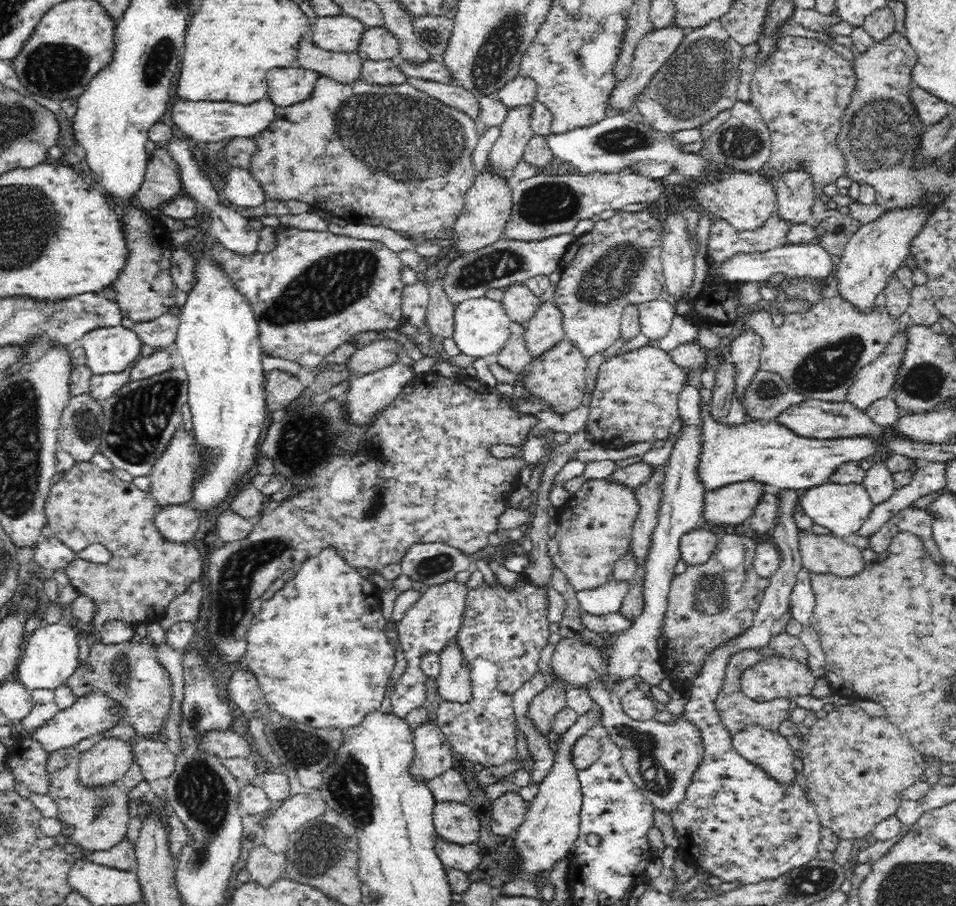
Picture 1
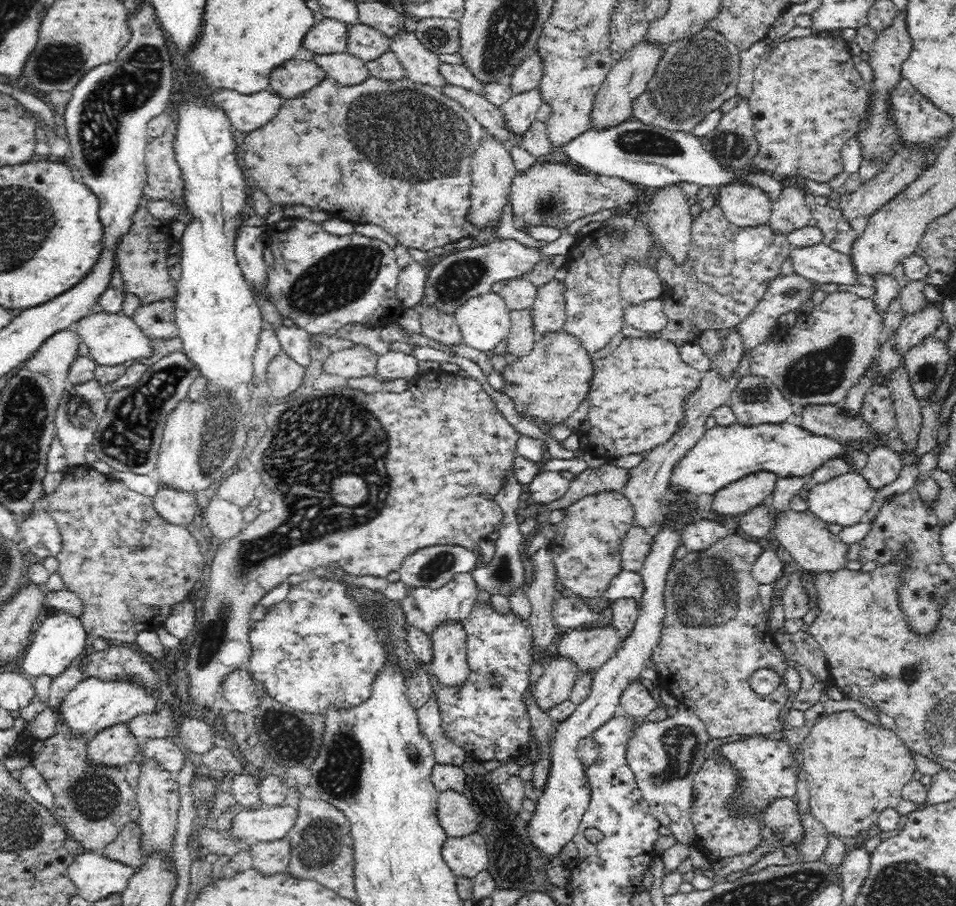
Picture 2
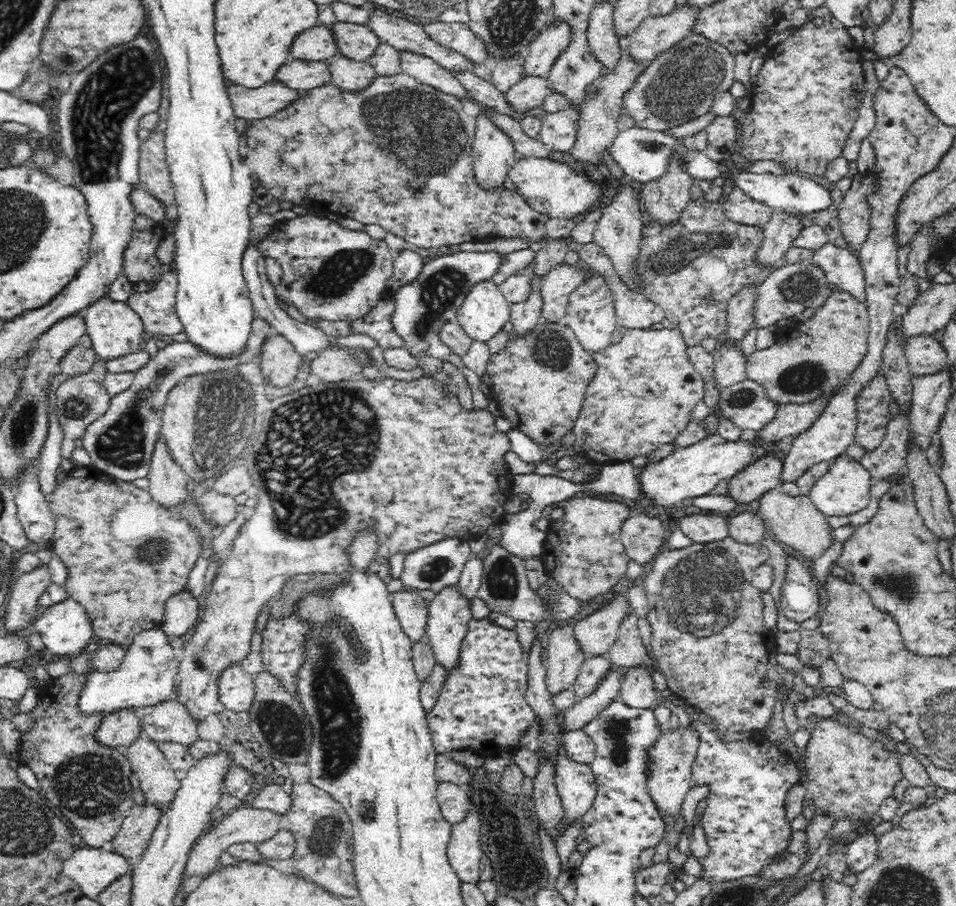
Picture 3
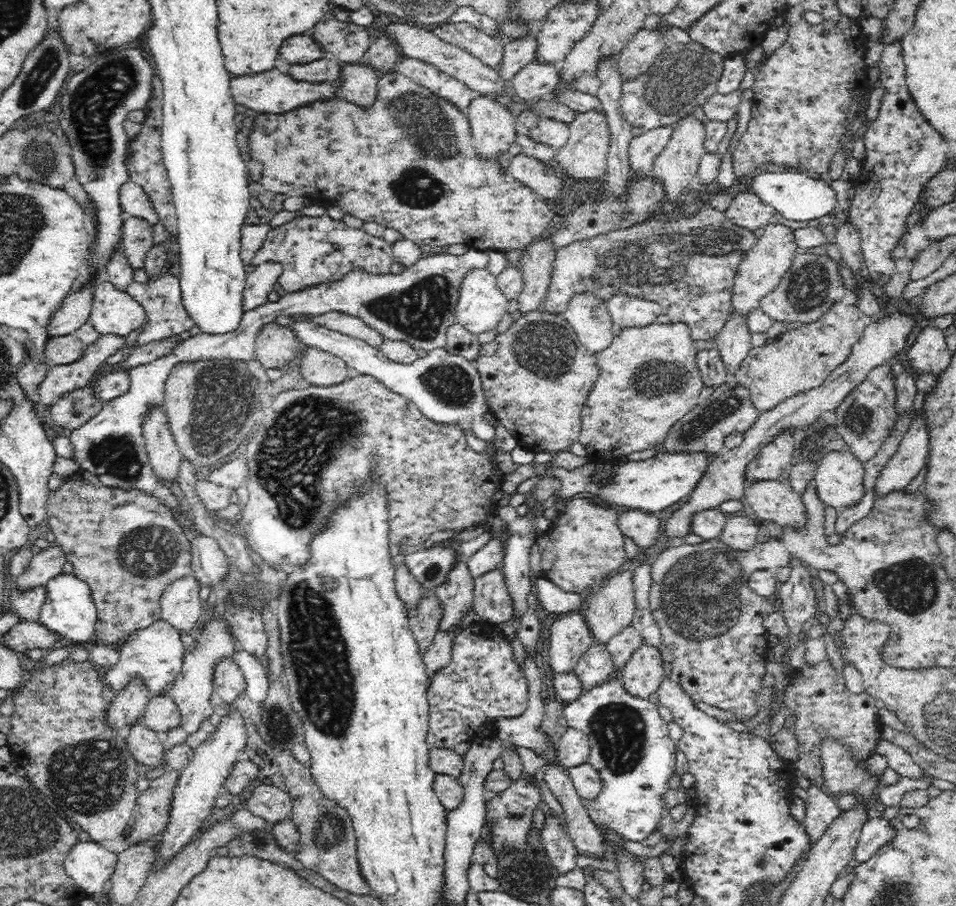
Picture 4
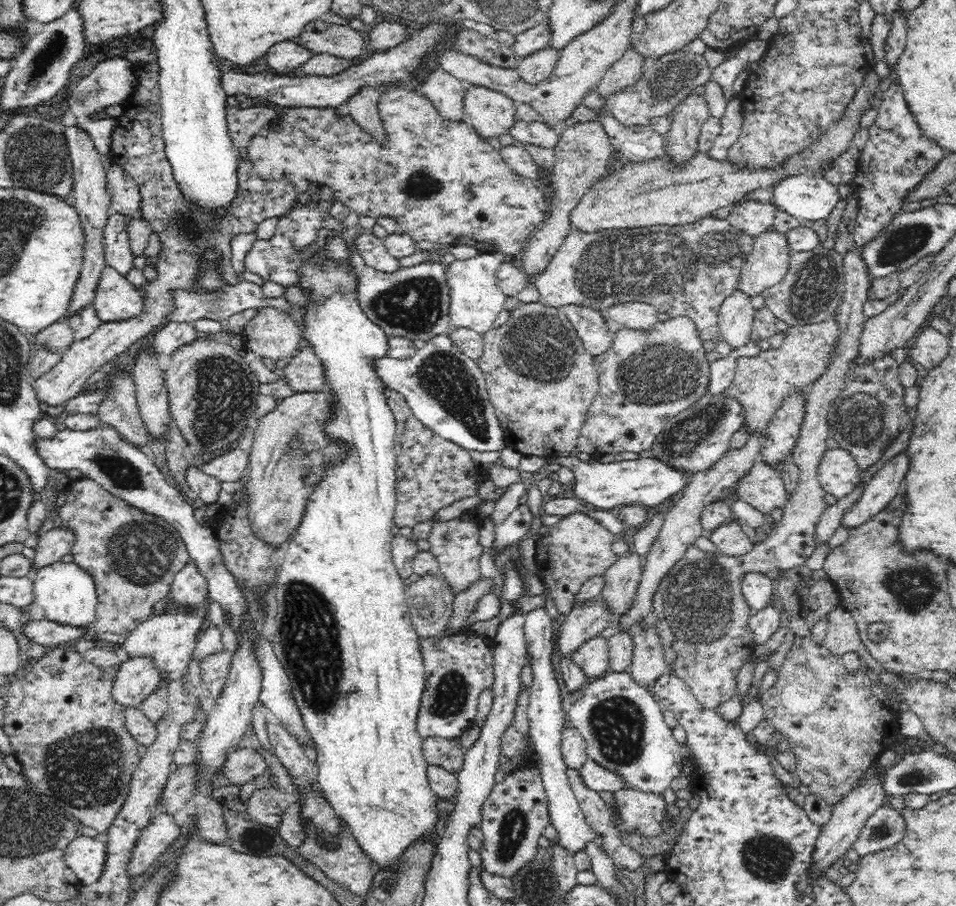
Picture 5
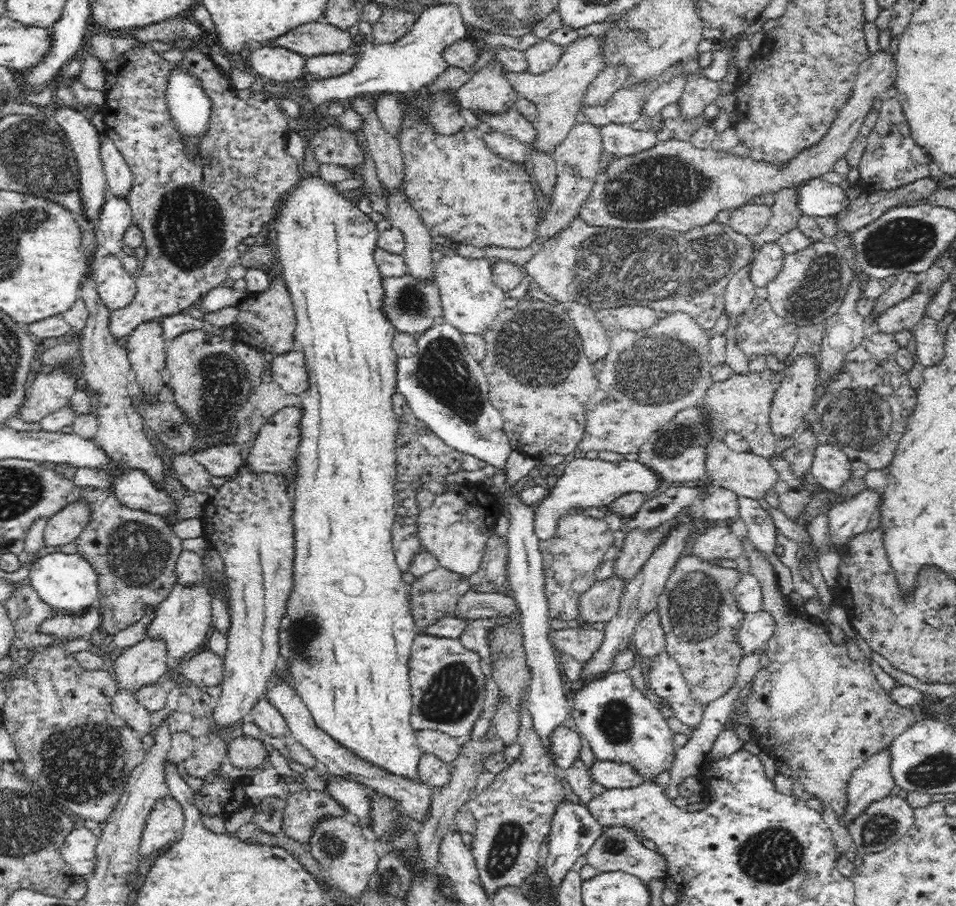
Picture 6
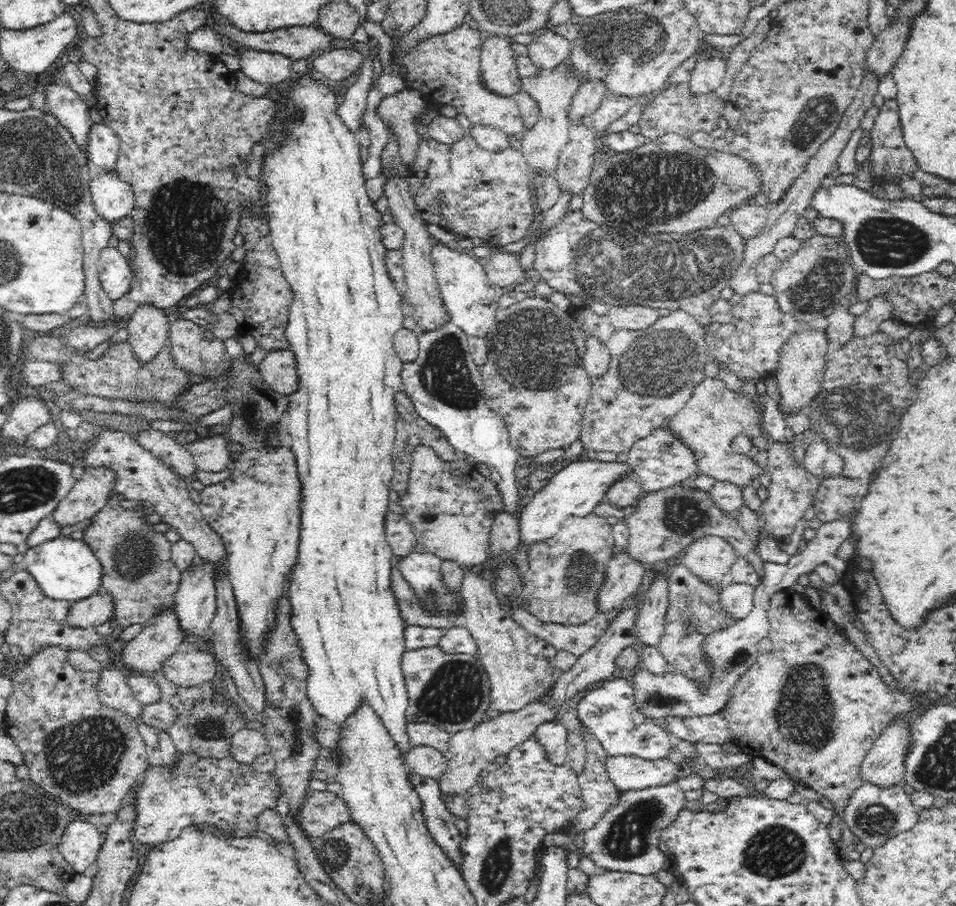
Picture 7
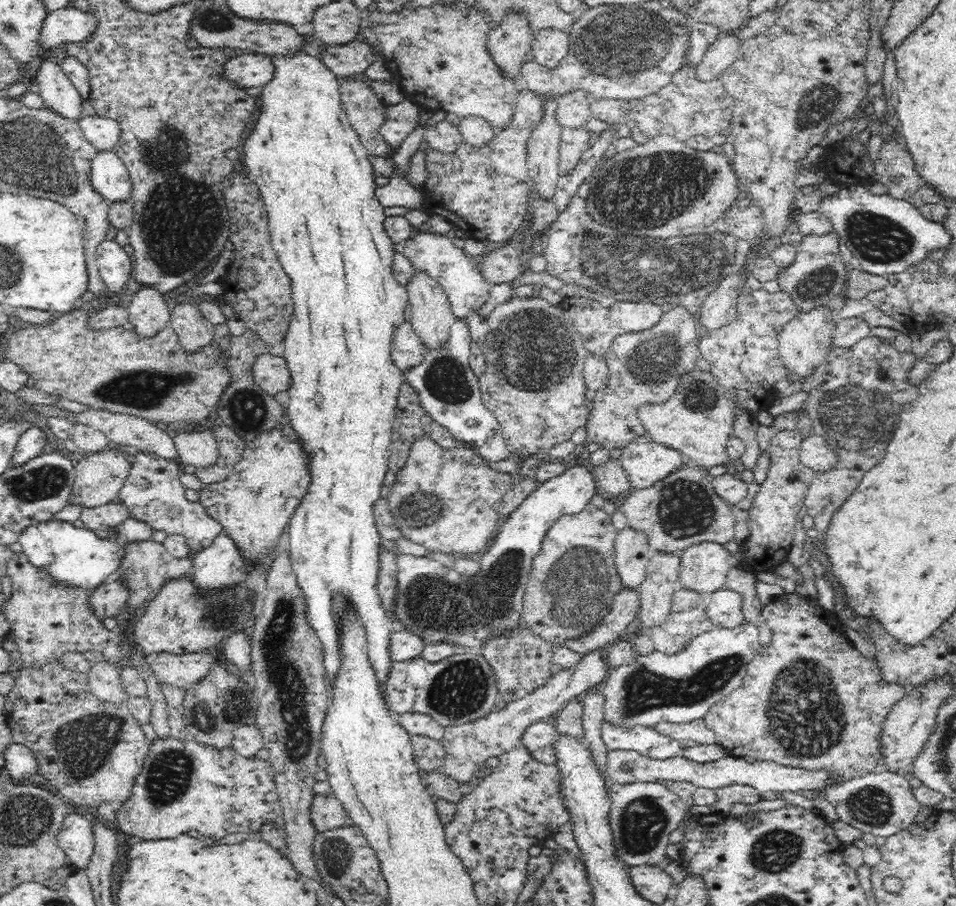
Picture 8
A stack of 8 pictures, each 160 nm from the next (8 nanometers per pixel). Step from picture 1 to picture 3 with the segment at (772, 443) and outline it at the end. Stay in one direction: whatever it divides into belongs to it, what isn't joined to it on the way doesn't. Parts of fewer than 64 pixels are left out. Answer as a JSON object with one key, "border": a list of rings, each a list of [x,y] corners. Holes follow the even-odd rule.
{"border":[[[719,434],[704,437],[696,443],[674,448],[665,458],[649,460],[642,468],[636,469],[638,488],[643,499],[652,506],[674,506],[680,504],[684,498],[708,495],[722,480],[728,480],[738,471],[762,457],[768,450],[777,448],[778,443],[764,446],[752,445],[743,440],[726,442]]]}

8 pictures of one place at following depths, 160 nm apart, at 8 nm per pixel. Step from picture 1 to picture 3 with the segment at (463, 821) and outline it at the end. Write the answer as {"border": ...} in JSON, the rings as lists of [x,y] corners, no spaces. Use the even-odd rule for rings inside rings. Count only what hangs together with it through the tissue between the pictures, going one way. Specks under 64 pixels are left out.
{"border":[[[438,782],[436,799],[441,813],[452,824],[464,820],[472,808],[465,787],[453,782]]]}

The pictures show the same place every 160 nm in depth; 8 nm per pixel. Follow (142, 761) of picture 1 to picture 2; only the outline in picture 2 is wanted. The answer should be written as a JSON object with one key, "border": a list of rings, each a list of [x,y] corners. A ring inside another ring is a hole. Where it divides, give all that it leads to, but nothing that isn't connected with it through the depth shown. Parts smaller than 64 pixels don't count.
{"border":[[[148,739],[142,746],[142,753],[154,760],[159,760],[160,764],[170,772],[177,774],[186,764],[186,750],[182,750],[170,739]]]}

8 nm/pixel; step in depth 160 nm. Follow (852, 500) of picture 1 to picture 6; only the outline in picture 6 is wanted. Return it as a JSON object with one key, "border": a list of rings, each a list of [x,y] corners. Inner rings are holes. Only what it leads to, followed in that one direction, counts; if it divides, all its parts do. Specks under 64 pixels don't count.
{"border":[[[817,443],[808,471],[826,489],[836,489],[850,476],[850,462],[838,447]]]}

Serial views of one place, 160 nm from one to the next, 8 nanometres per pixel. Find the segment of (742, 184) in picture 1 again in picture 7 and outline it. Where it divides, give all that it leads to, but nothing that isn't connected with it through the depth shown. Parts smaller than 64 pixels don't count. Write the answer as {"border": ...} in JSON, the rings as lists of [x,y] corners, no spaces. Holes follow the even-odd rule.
{"border":[[[746,203],[739,205],[730,214],[730,222],[734,230],[744,240],[758,237],[767,224],[768,209],[764,206],[749,206]]]}

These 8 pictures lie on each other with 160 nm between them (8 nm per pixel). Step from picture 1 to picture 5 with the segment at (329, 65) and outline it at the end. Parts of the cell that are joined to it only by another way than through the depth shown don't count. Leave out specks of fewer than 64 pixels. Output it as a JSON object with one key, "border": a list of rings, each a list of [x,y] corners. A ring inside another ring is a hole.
{"border":[[[363,88],[346,101],[347,115],[362,127],[374,144],[380,145],[382,149],[389,149],[389,136],[378,108],[380,97],[376,89]]]}

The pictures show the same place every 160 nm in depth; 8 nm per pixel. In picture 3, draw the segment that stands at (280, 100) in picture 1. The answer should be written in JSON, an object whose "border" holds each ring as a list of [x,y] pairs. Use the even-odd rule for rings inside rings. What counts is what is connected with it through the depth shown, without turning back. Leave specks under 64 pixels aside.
{"border":[[[294,59],[291,64],[282,65],[275,78],[292,88],[301,89],[304,93],[333,82],[331,70],[326,62],[300,59]]]}

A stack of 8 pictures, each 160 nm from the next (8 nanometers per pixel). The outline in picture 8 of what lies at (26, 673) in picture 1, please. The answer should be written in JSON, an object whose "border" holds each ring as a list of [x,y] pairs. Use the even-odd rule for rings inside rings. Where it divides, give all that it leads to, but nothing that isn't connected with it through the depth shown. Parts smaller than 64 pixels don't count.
{"border":[[[130,517],[116,526],[110,526],[100,537],[93,528],[74,526],[73,521],[52,518],[30,523],[20,532],[18,542],[32,564],[43,566],[60,582],[94,589],[119,574],[128,548],[134,543],[150,540],[152,532],[146,523]]]}

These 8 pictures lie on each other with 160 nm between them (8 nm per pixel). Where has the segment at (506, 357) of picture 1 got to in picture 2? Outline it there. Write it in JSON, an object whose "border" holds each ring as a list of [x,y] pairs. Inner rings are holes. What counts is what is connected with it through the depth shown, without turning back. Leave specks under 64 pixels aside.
{"border":[[[512,310],[510,312],[511,328],[507,334],[507,356],[524,355],[538,339],[534,325],[534,310]]]}

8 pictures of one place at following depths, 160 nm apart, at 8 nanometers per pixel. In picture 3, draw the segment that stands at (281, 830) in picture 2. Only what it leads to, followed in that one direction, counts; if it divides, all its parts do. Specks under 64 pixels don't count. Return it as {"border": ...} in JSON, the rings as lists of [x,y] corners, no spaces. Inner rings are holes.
{"border":[[[239,808],[232,810],[222,817],[220,822],[211,825],[190,848],[186,858],[186,864],[182,868],[180,874],[180,885],[194,884],[199,881],[202,876],[207,876],[209,872],[214,870],[216,862],[220,858],[222,852],[226,852],[232,845],[238,843],[251,842],[254,844],[268,840],[270,836],[274,836],[274,832],[278,830],[278,823],[281,815],[272,813],[268,810],[258,810],[254,808]]]}

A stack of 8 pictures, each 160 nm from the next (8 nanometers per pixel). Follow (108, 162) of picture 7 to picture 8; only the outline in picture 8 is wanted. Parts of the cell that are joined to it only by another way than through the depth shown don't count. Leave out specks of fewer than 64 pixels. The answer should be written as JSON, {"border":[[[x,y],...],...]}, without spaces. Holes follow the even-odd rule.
{"border":[[[78,116],[78,126],[97,150],[111,150],[121,134],[121,124],[109,116]]]}

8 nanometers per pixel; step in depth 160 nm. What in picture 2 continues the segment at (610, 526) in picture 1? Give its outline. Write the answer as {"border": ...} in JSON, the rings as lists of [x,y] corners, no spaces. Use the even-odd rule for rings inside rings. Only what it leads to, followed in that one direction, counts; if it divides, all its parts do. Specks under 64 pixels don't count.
{"border":[[[619,491],[588,495],[570,503],[564,508],[564,518],[557,524],[554,540],[548,548],[558,582],[572,594],[584,598],[604,597],[610,588],[611,580],[623,570],[621,566],[621,542],[626,530],[635,523],[631,502]]]}

